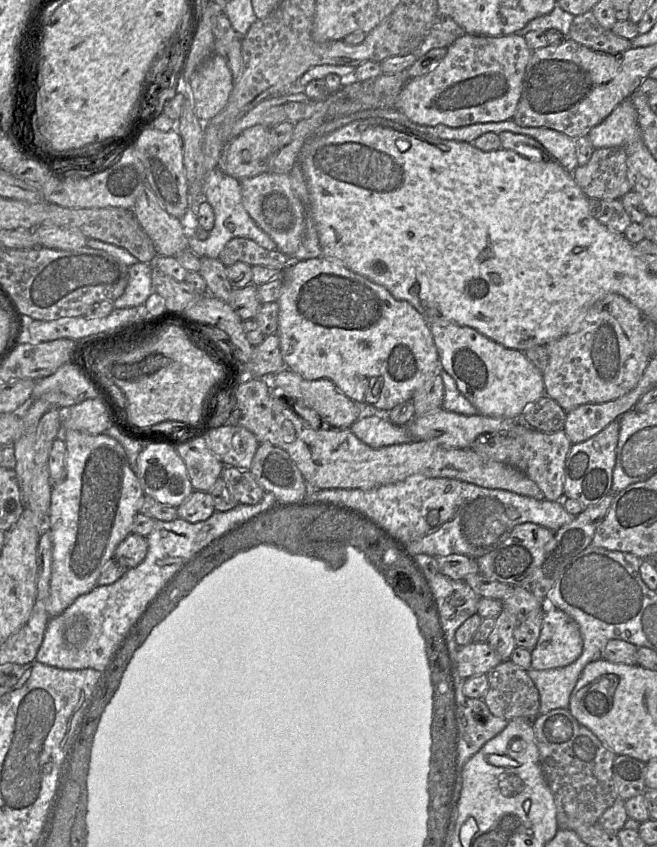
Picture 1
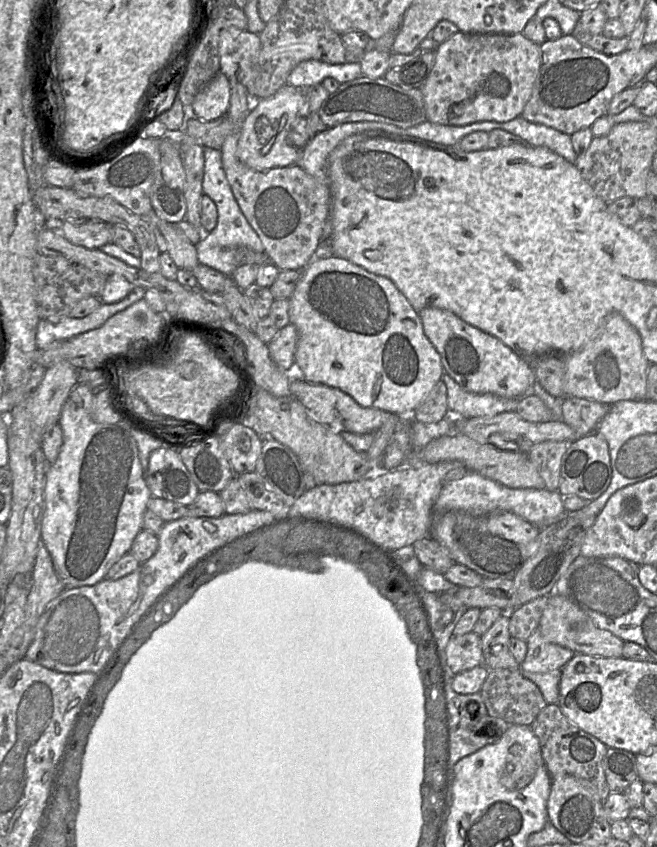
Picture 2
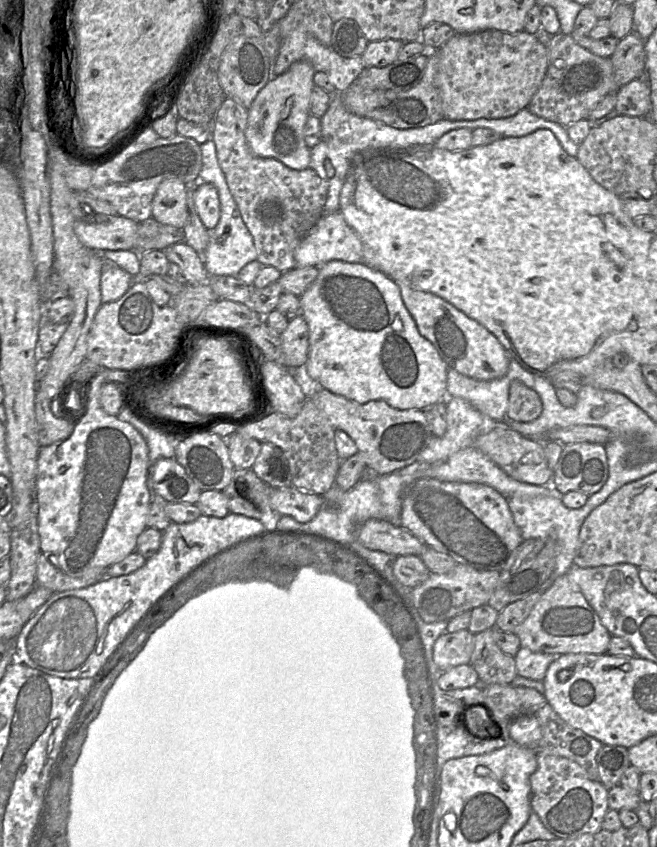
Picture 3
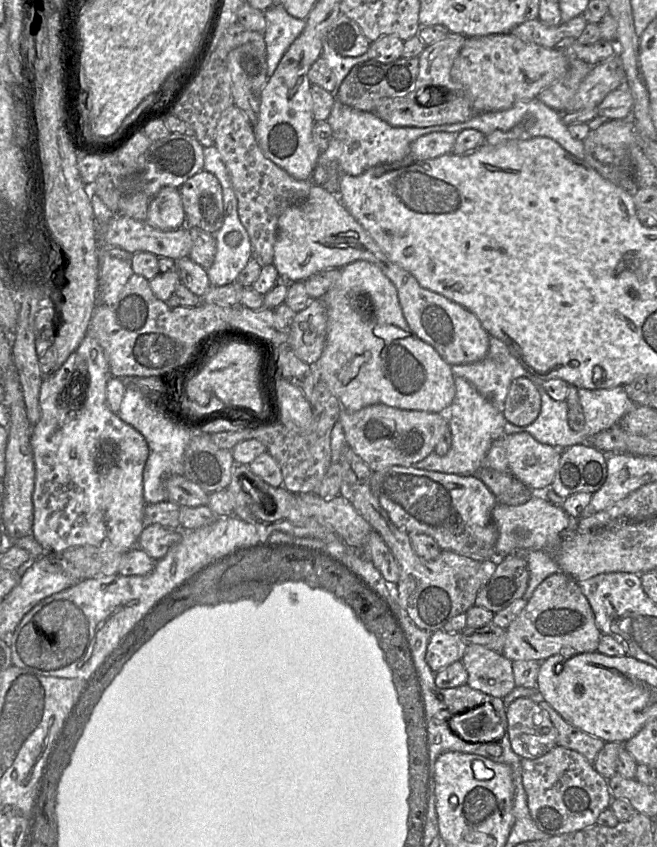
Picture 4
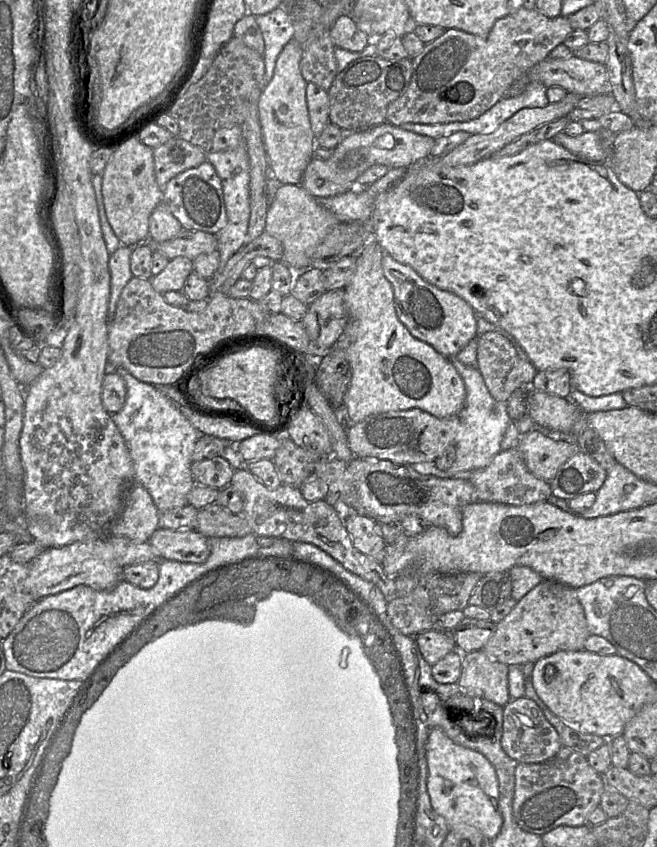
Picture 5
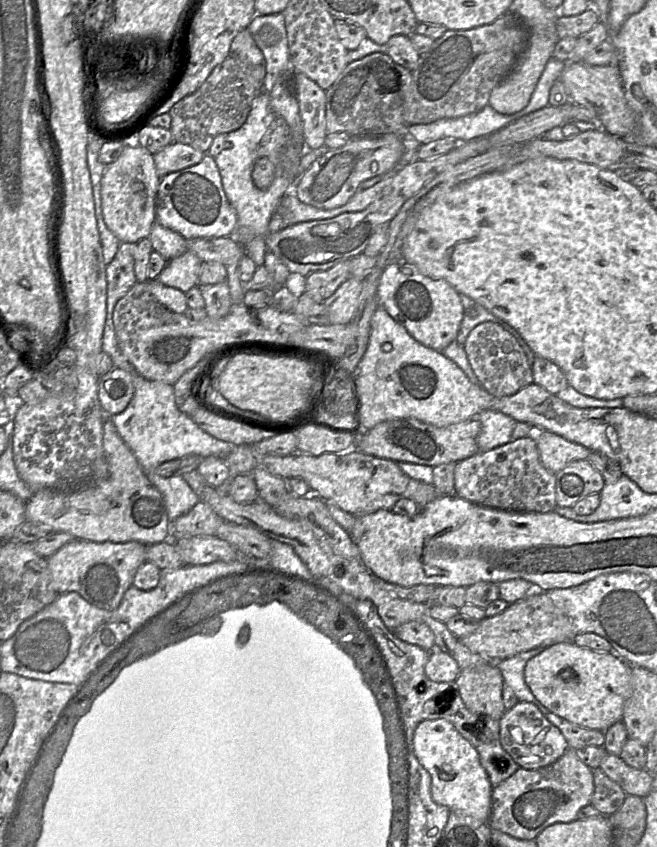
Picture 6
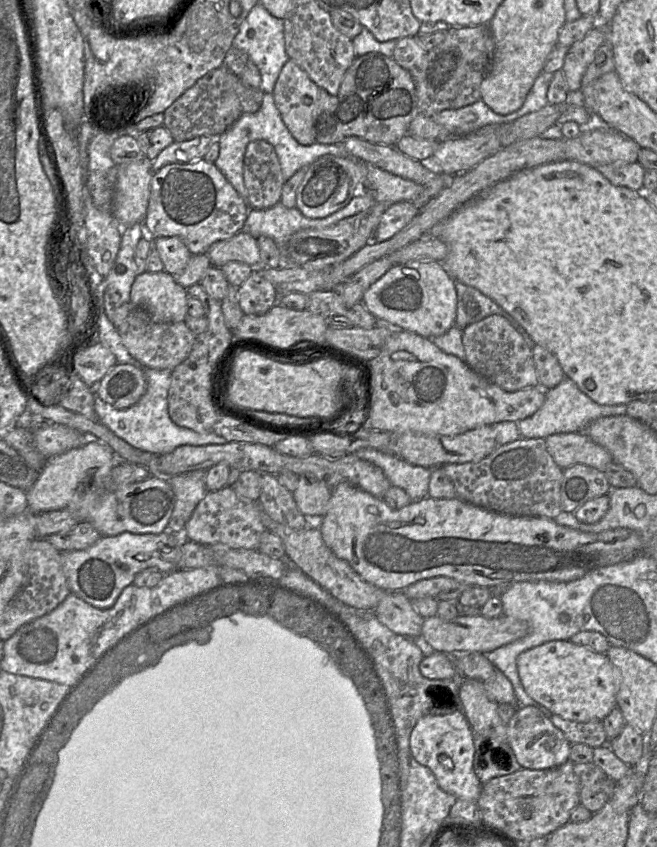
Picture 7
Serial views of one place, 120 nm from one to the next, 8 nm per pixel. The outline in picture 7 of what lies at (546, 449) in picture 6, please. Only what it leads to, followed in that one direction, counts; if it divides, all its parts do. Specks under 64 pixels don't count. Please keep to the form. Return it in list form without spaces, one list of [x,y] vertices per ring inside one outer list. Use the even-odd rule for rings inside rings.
[[[582,432],[552,434],[545,441],[549,454],[562,469],[581,463],[603,471],[613,461],[604,447]]]

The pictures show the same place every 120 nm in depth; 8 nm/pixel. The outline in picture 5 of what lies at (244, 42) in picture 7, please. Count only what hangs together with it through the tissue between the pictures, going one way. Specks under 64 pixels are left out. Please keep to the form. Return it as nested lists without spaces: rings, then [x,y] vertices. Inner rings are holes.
[[[284,6],[256,15],[256,22],[262,32],[264,48],[265,86],[271,81],[277,58],[285,45],[293,38],[294,27]]]

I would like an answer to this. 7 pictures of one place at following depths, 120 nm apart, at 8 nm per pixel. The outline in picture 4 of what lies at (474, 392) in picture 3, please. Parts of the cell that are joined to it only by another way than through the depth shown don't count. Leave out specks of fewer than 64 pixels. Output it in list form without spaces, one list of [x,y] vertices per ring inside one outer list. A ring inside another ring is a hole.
[[[490,336],[487,356],[475,363],[451,365],[455,377],[468,381],[485,399],[502,409],[512,381],[525,377],[535,383],[544,381],[531,374],[511,353],[508,346]]]

